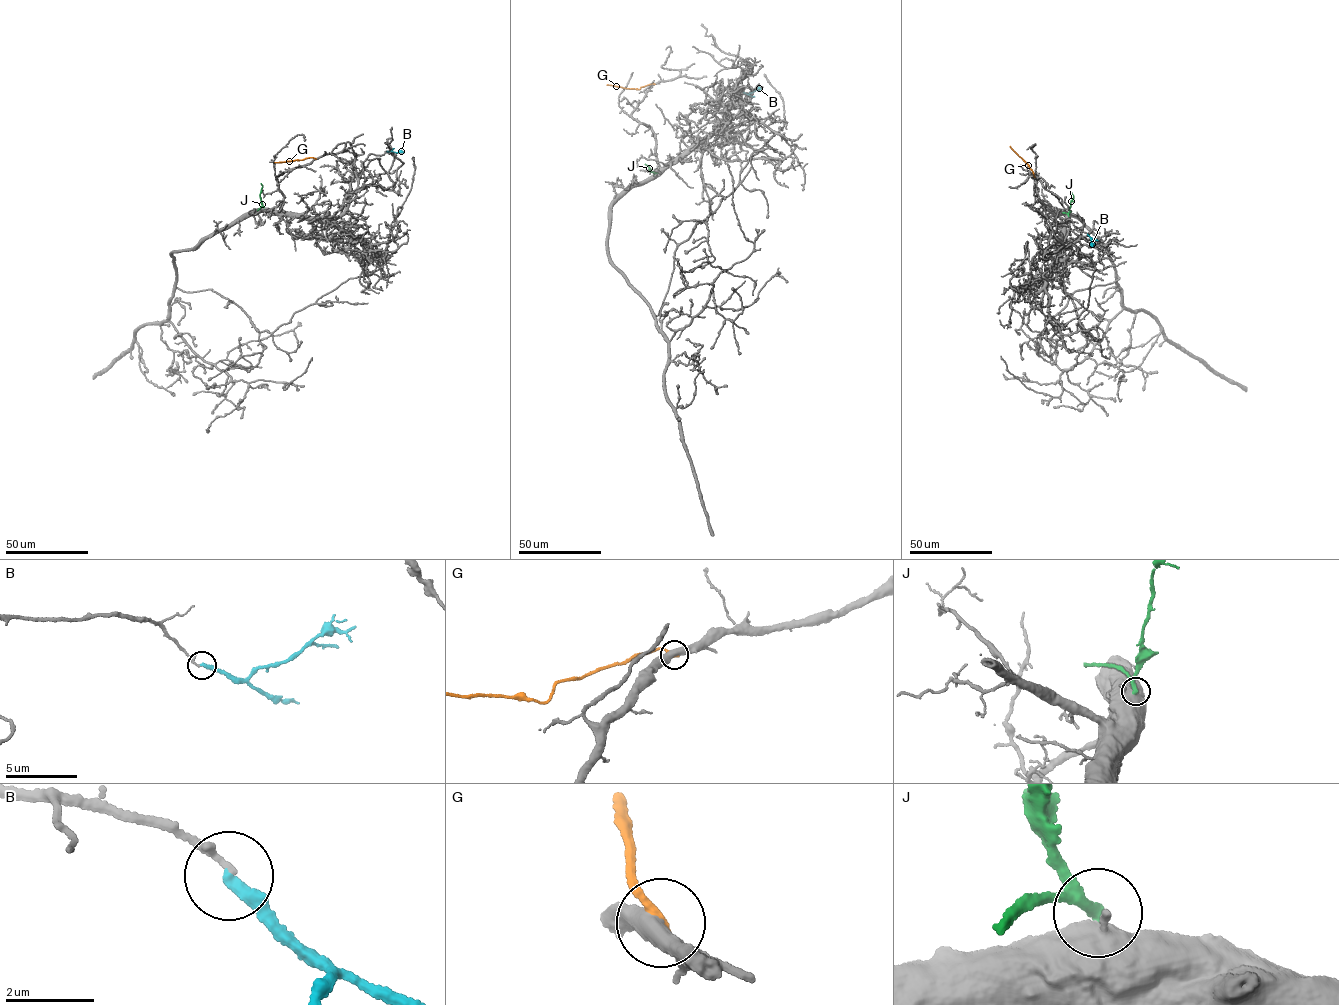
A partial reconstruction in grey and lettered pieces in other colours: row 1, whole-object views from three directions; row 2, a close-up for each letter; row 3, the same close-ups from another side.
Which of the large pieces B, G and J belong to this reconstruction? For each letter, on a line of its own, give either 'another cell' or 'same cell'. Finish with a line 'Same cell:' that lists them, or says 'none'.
B: another cell
G: another cell
J: another cell
Same cell: none

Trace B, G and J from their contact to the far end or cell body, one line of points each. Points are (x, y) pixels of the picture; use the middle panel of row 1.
B: (743, 92), (749, 93), (761, 87)
G: (654, 84), (638, 89), (607, 85)
J: (657, 173), (650, 171), (645, 164)

